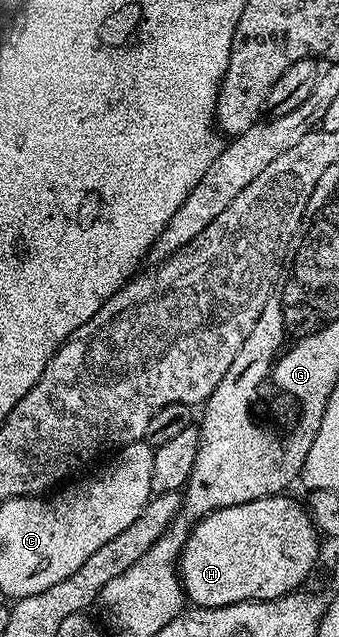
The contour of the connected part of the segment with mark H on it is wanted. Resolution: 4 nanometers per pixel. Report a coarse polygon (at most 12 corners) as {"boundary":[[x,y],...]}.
{"boundary":[[290,495],[207,513],[178,562],[199,609],[274,601],[318,561]]}

